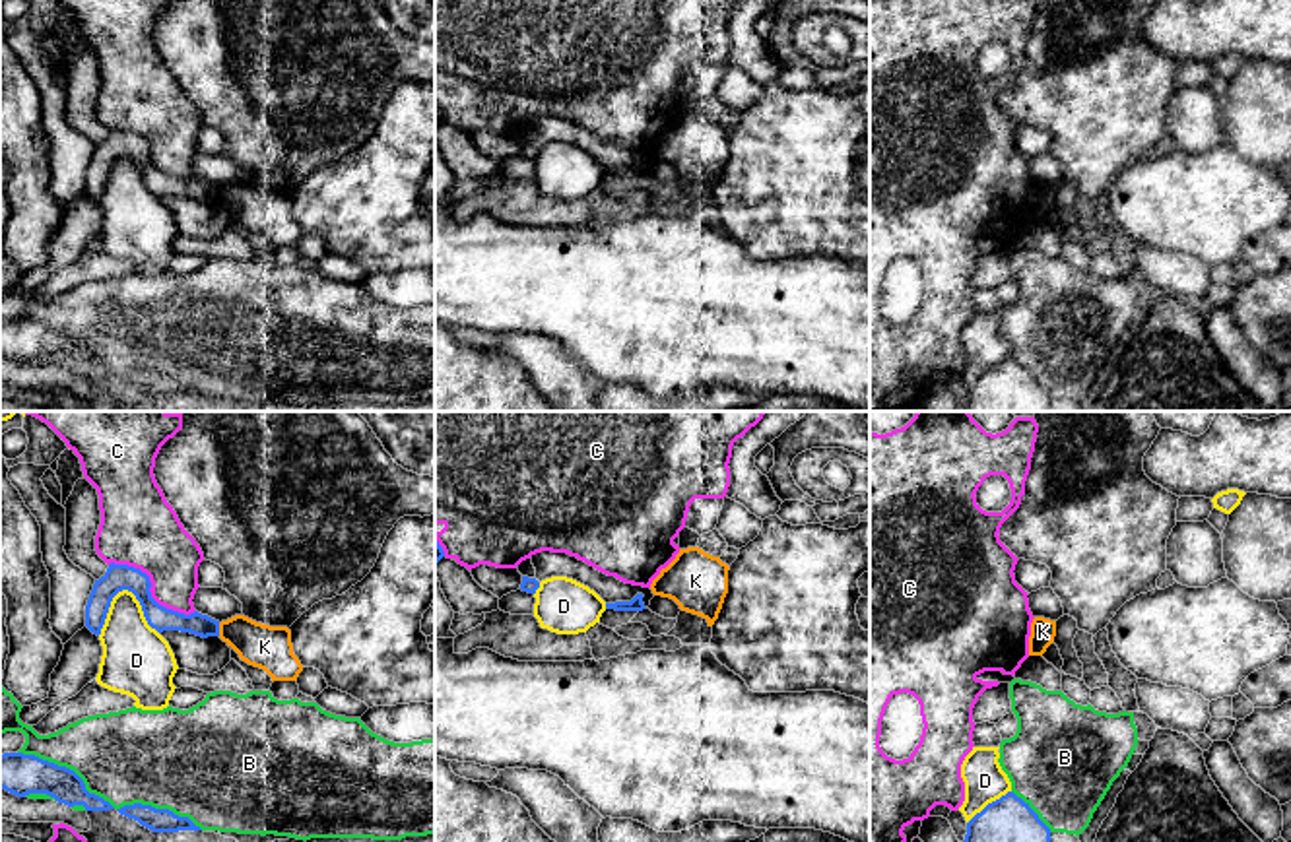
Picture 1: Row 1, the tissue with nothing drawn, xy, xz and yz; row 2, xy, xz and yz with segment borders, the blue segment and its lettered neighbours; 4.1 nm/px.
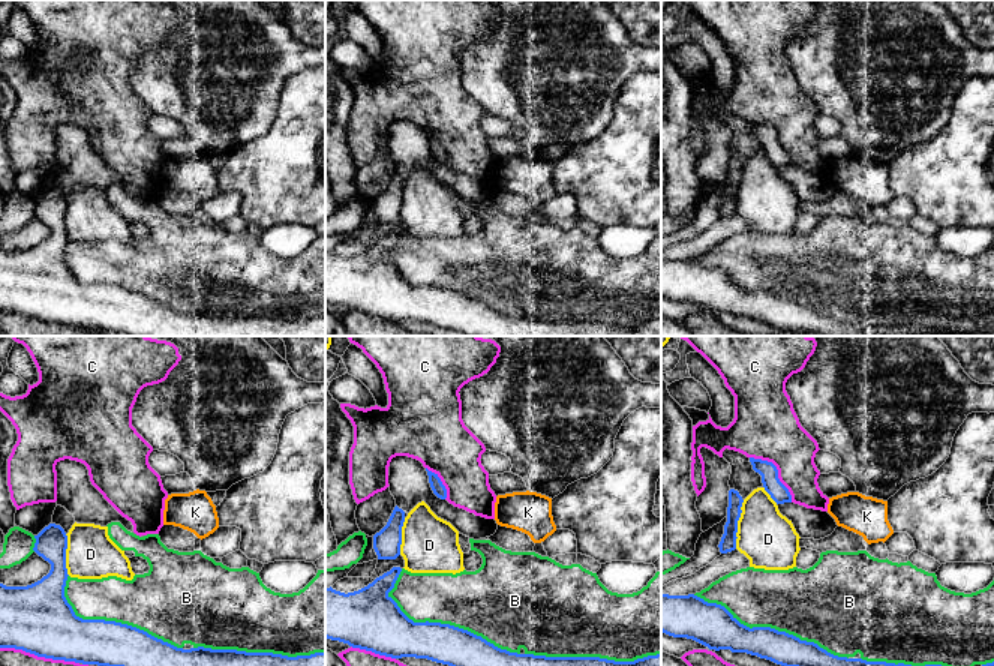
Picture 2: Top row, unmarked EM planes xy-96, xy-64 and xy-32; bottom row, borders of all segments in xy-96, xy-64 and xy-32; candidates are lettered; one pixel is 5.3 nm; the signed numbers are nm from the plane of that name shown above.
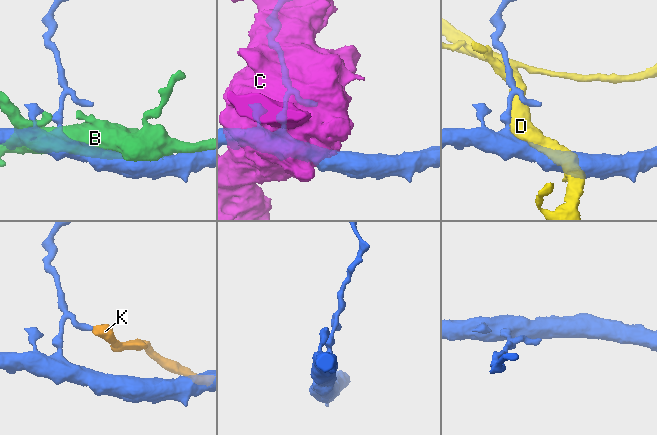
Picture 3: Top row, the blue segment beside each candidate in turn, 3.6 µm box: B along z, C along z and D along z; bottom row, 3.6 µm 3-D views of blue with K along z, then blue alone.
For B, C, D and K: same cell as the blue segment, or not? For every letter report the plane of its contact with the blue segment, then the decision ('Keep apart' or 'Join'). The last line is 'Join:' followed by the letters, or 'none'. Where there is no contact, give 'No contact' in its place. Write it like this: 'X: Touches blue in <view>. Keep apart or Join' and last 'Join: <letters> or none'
B: Touches blue in xy. Keep apart
C: Touches blue in xy. Keep apart
D: Touches blue in xy. Keep apart
K: Touches blue in xy. Keep apart
Join: none

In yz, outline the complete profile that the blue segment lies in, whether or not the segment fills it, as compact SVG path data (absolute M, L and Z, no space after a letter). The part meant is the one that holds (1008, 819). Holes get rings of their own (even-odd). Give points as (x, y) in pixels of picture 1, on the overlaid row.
M1008 792L1000 799L988 803L967 823L963 842L1050 842L1050 828L1039 815Z

